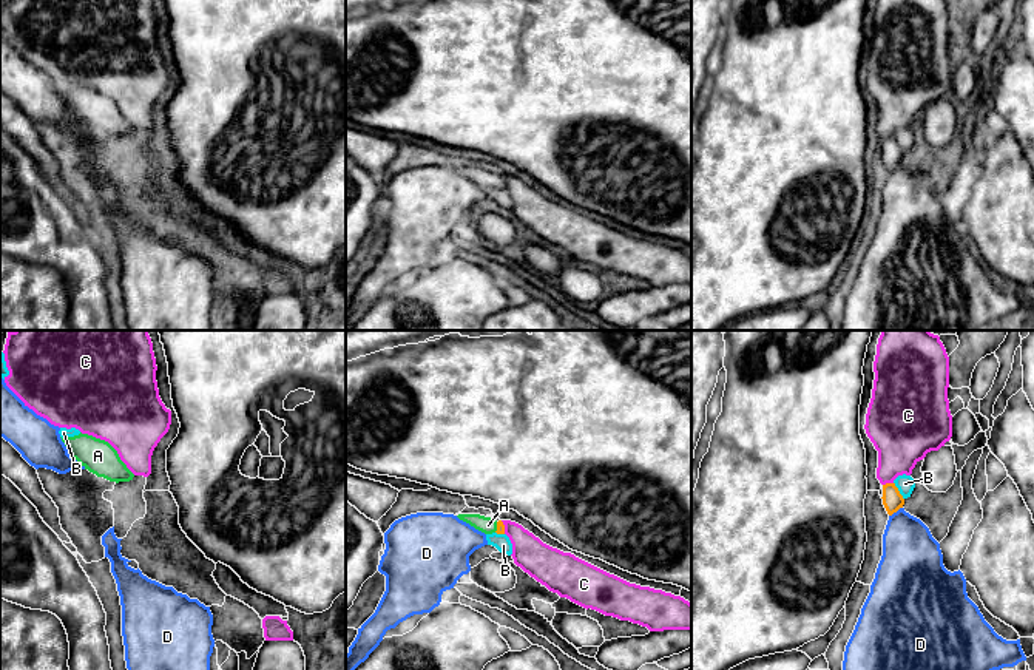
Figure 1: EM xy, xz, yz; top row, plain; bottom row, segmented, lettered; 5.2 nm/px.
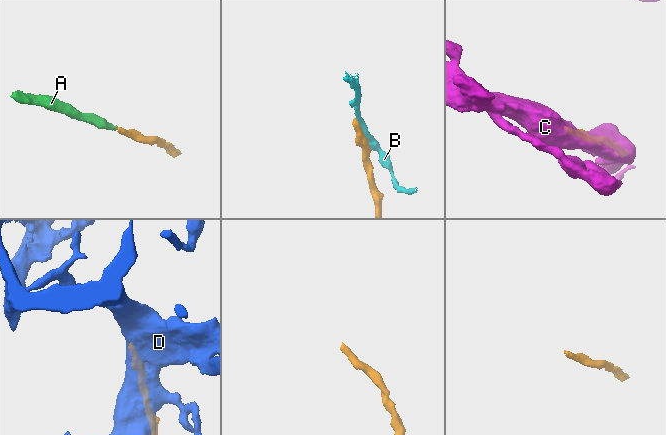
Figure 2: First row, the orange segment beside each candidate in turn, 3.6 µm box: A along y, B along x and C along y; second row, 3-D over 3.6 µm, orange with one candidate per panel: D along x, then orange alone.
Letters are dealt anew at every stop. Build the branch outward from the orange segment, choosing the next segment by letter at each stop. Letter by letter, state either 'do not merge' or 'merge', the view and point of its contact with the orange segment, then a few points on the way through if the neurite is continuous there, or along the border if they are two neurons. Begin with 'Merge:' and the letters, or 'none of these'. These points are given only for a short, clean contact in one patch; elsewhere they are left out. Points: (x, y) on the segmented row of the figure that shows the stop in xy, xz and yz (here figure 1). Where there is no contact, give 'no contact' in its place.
Merge: A
A: merge; meets orange in xz at (497, 527); runs through xz (500, 528), (497, 527), (488, 525)
B: do not merge; meets orange in yz at (898, 491)
C: do not merge; meets orange in yz at (888, 483)
D: do not merge; meets orange in yz at (895, 511); border along yz (902, 507), (889, 516)

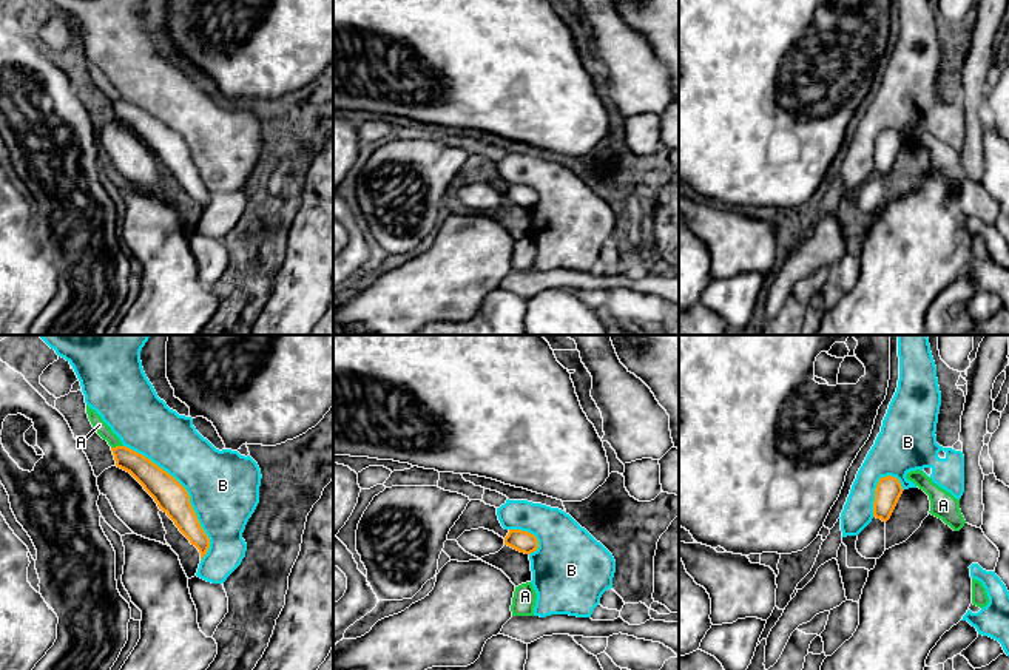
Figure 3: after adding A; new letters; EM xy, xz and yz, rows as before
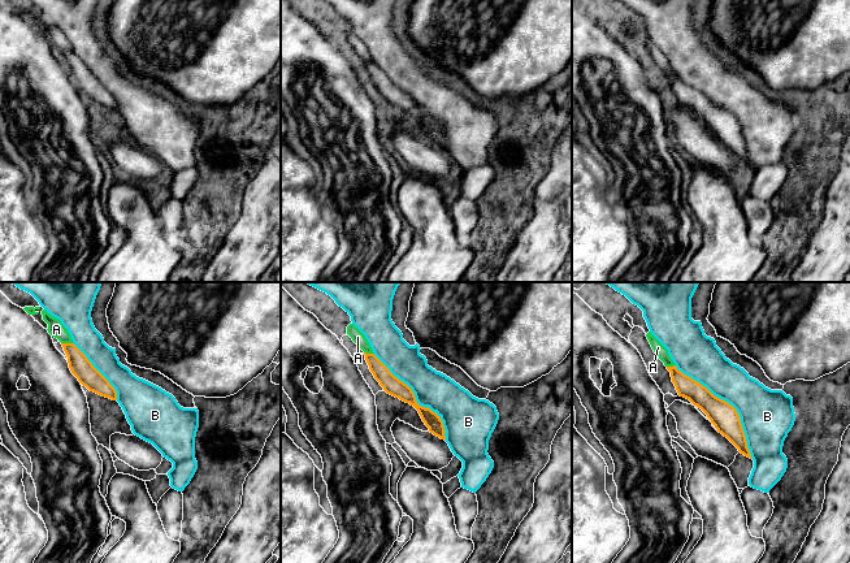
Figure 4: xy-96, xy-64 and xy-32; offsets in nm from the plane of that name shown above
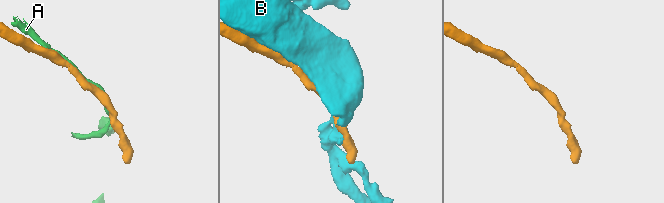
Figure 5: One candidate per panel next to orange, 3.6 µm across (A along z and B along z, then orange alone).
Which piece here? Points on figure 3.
Merge: none of these
A: do not merge; meets orange in xy at (116, 446)
B: do not merge; meets orange in xy at (187, 494)

